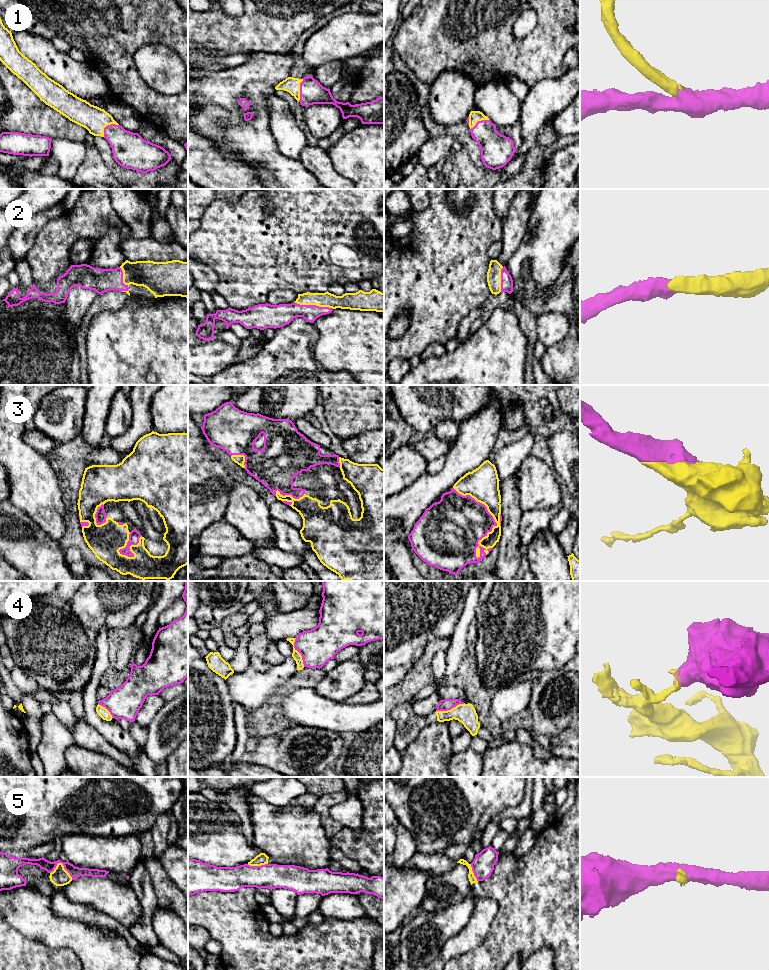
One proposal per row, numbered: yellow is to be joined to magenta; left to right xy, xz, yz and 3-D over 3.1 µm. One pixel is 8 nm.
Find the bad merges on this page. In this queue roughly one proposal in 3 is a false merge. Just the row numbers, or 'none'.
4, 5

